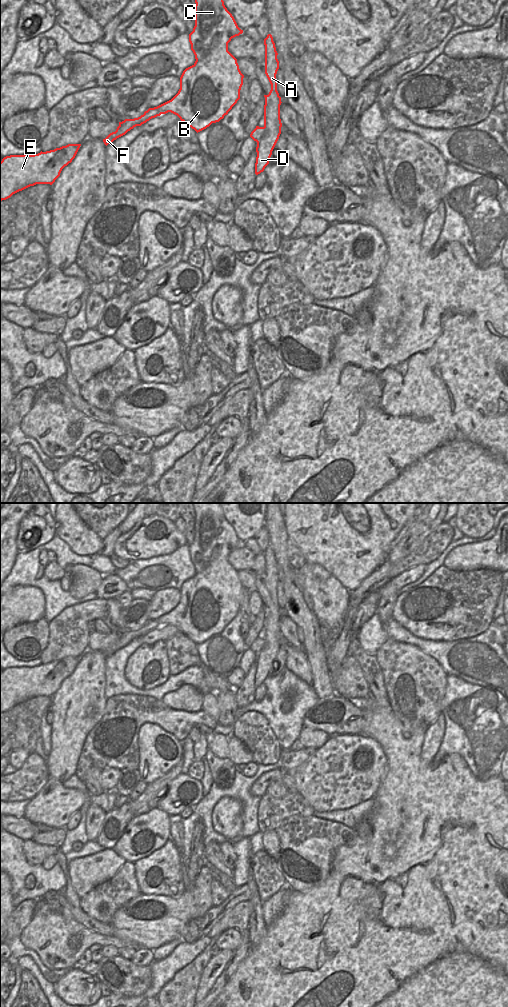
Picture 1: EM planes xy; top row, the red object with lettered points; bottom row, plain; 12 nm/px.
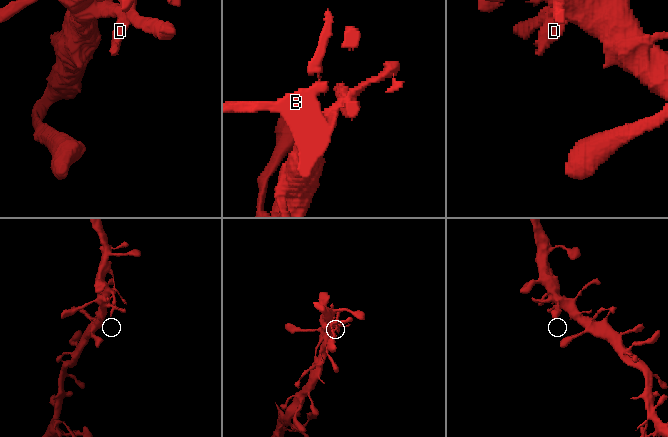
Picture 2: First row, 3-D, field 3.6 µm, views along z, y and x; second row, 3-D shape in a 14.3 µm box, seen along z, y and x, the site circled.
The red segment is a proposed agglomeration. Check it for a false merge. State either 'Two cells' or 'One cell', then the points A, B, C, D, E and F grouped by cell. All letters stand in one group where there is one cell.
Two cells. Groups: A D / B C E F

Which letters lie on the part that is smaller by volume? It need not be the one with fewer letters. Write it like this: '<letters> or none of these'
A, D

